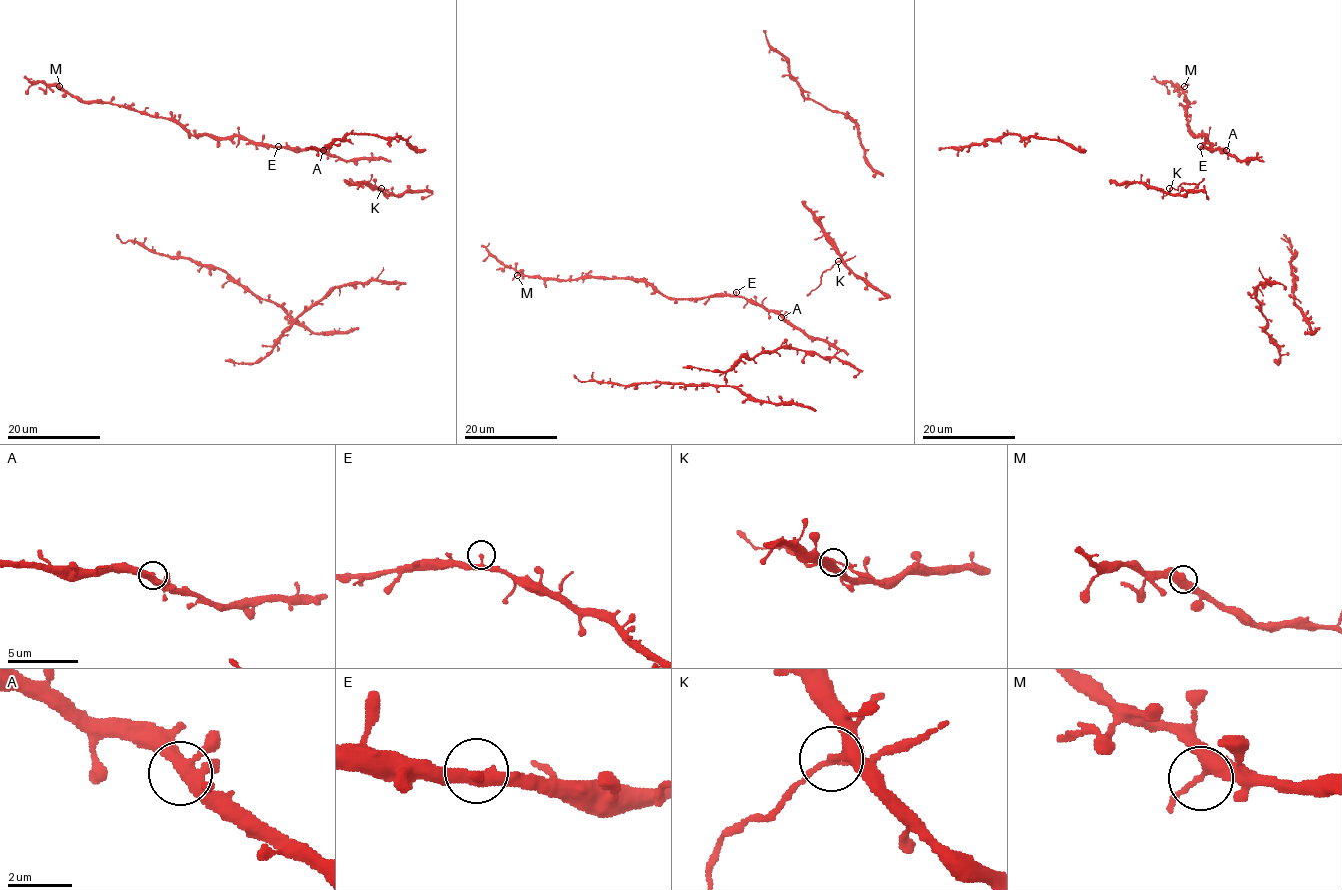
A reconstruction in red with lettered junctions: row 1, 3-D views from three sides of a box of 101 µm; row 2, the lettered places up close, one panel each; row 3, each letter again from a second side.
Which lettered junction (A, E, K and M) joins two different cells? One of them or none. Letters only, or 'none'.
K

